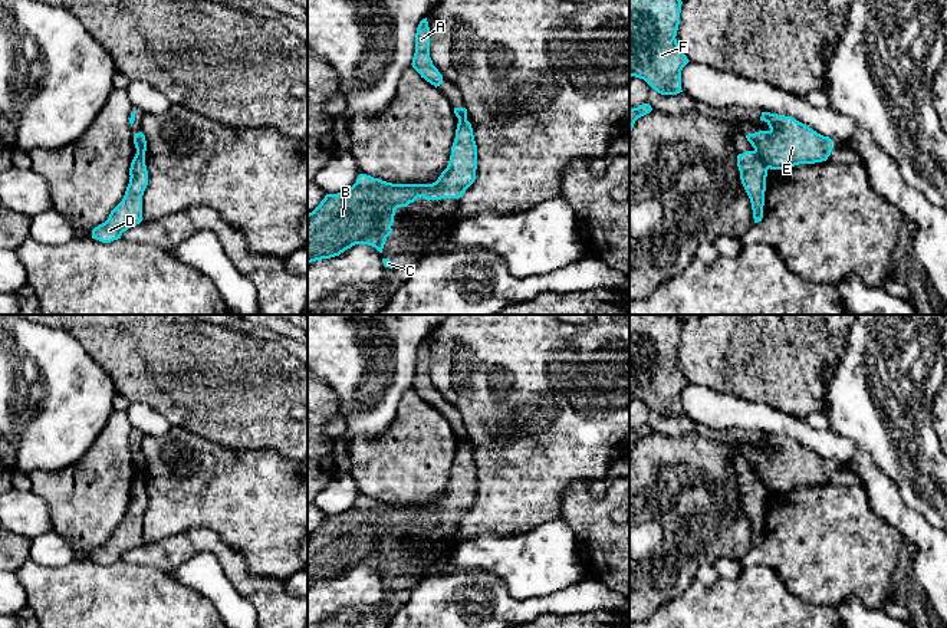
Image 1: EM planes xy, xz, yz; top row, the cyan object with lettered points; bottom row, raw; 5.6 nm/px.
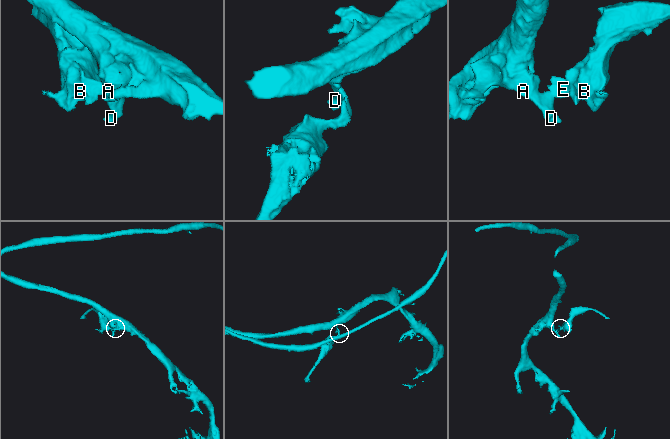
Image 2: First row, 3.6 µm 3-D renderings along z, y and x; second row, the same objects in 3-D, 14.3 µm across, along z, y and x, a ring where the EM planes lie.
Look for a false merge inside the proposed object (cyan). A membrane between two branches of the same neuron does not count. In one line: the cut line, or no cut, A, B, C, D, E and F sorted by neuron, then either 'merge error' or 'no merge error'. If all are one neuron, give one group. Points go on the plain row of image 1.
cut in yz along (755, 472), (768, 490); A D F / B C E; merge error

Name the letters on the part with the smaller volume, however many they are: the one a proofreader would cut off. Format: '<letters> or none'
B, C, E

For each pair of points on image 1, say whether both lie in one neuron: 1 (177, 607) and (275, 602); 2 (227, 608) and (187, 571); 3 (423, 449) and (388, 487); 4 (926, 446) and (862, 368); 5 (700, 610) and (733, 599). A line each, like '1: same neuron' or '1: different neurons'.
1: different neurons
2: same neuron
3: same neuron
4: same neuron
5: same neuron

